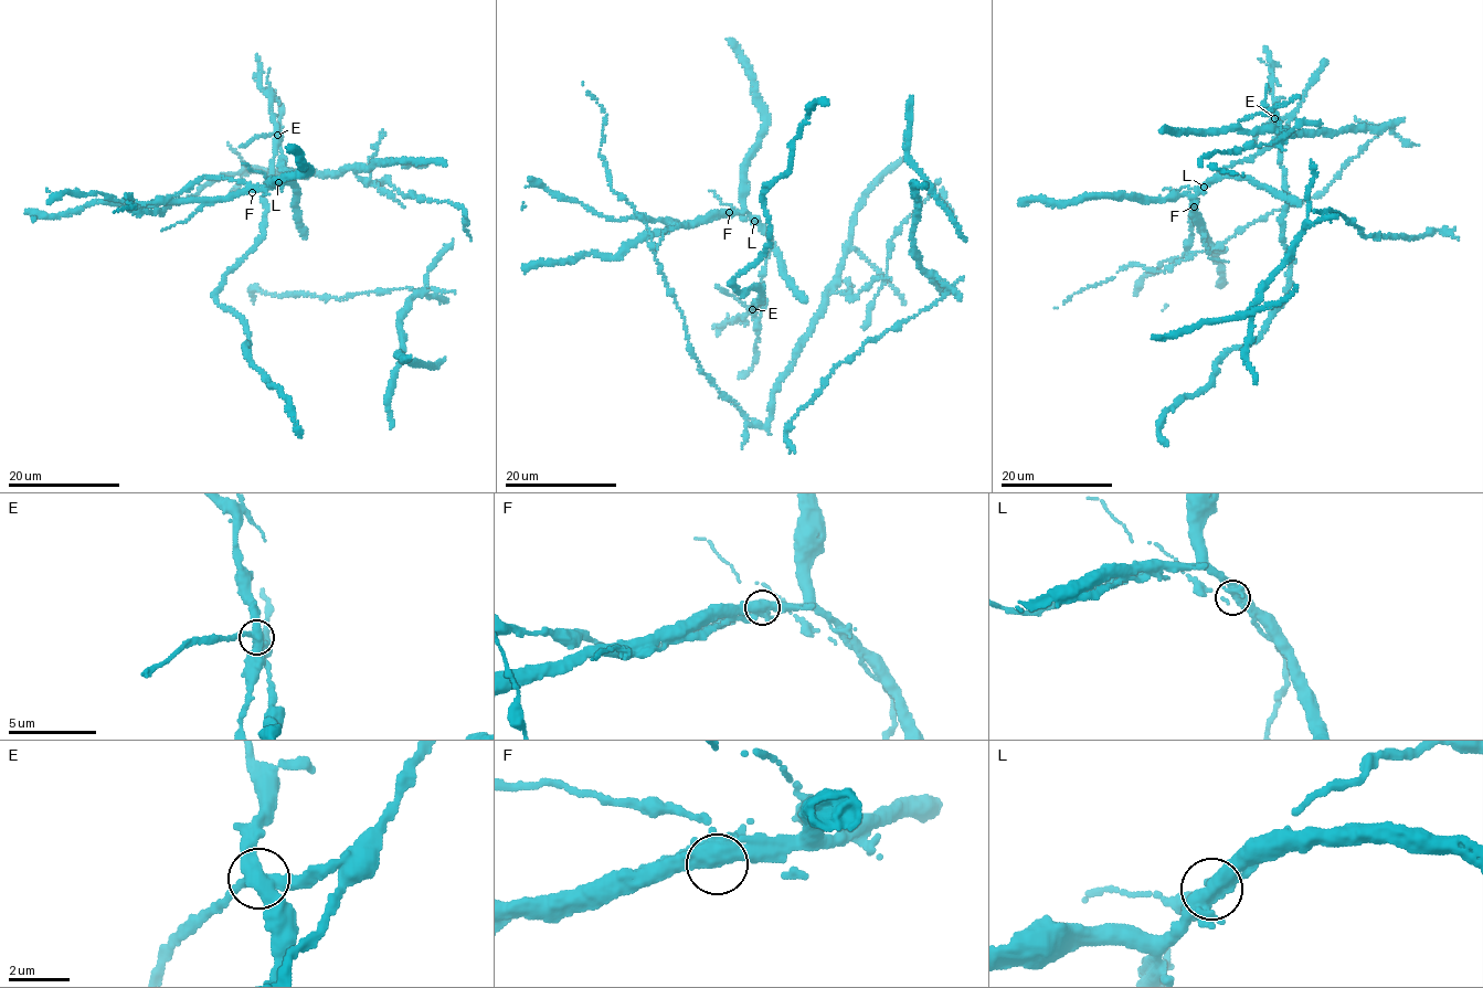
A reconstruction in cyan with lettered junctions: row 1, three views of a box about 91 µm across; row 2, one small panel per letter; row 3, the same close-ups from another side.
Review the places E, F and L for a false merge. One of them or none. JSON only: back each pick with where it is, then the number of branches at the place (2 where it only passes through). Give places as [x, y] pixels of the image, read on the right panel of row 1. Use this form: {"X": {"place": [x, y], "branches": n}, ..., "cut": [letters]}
{"cut": []}

